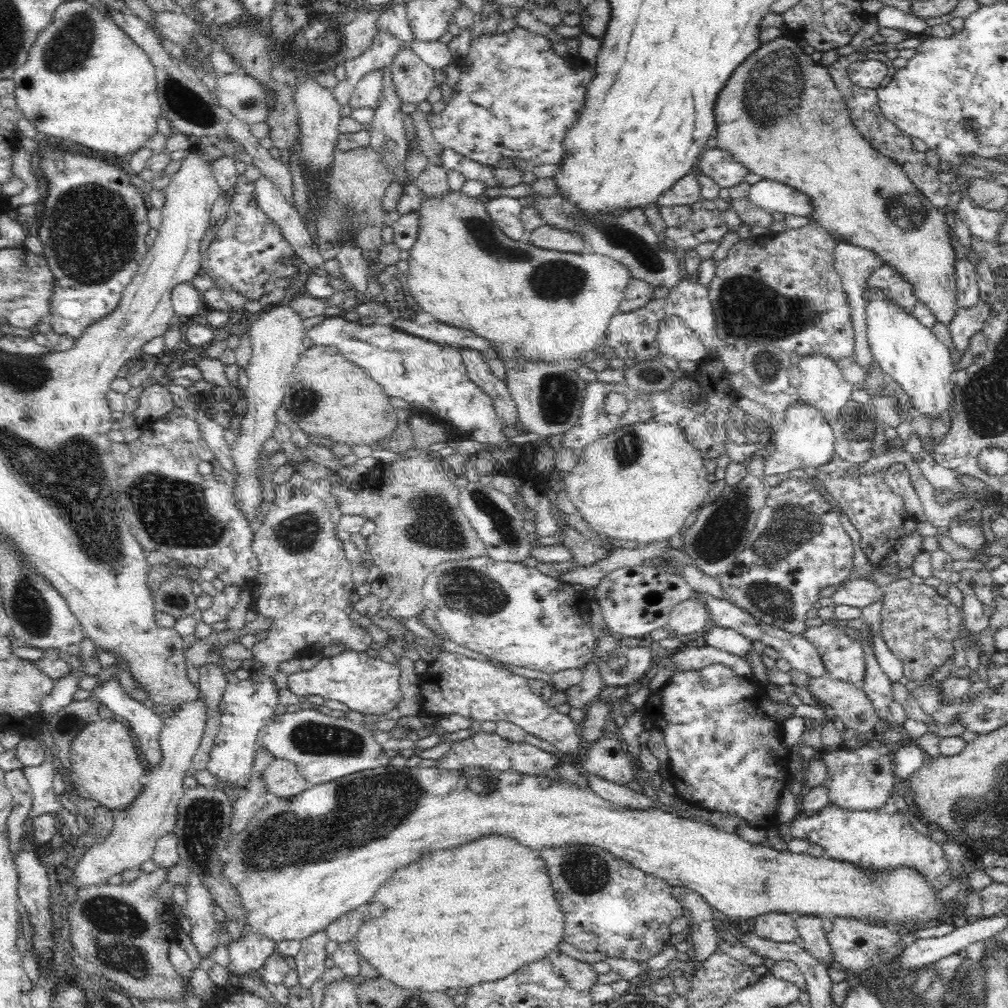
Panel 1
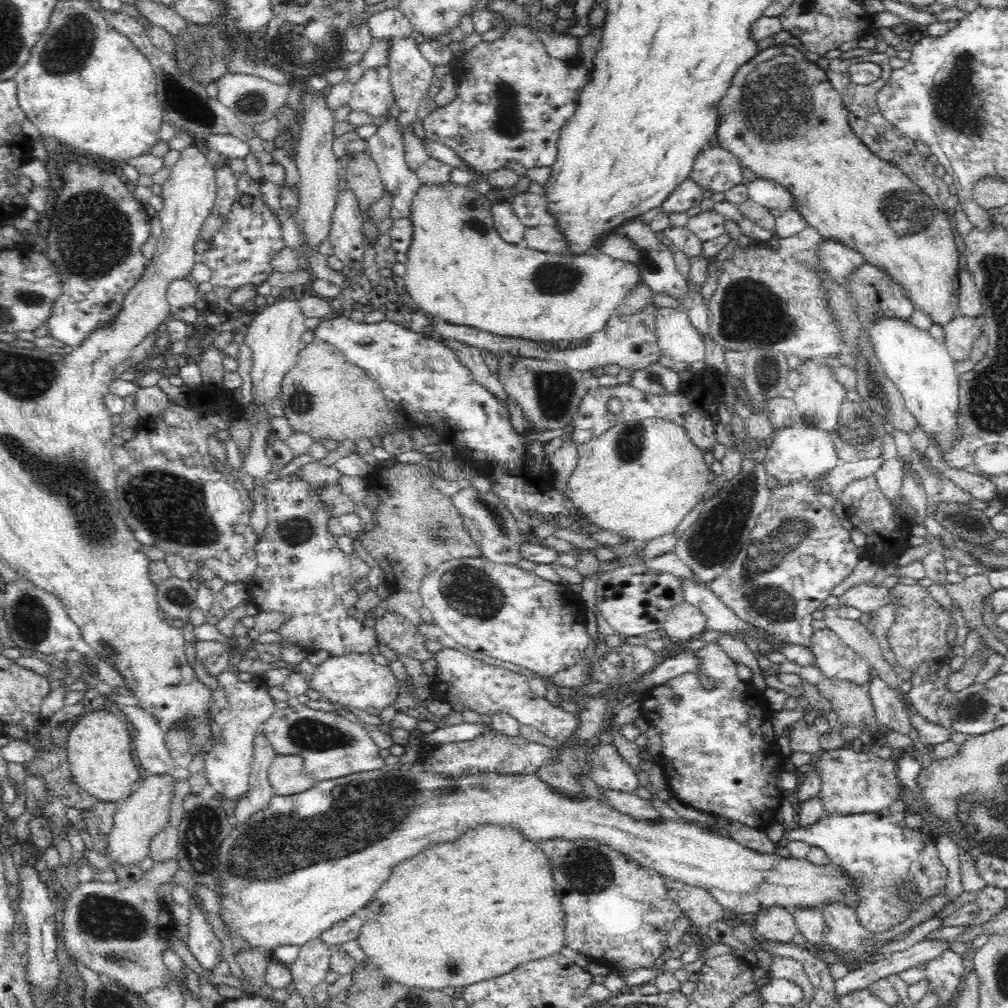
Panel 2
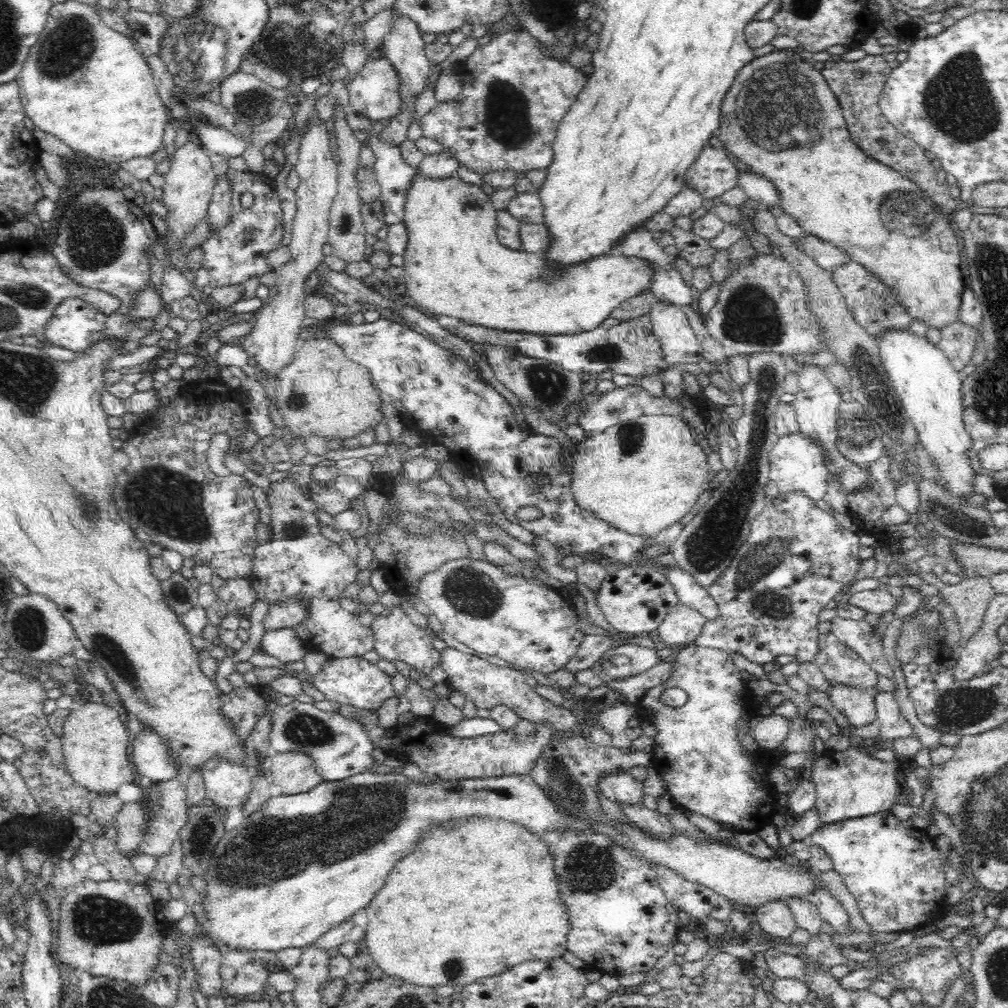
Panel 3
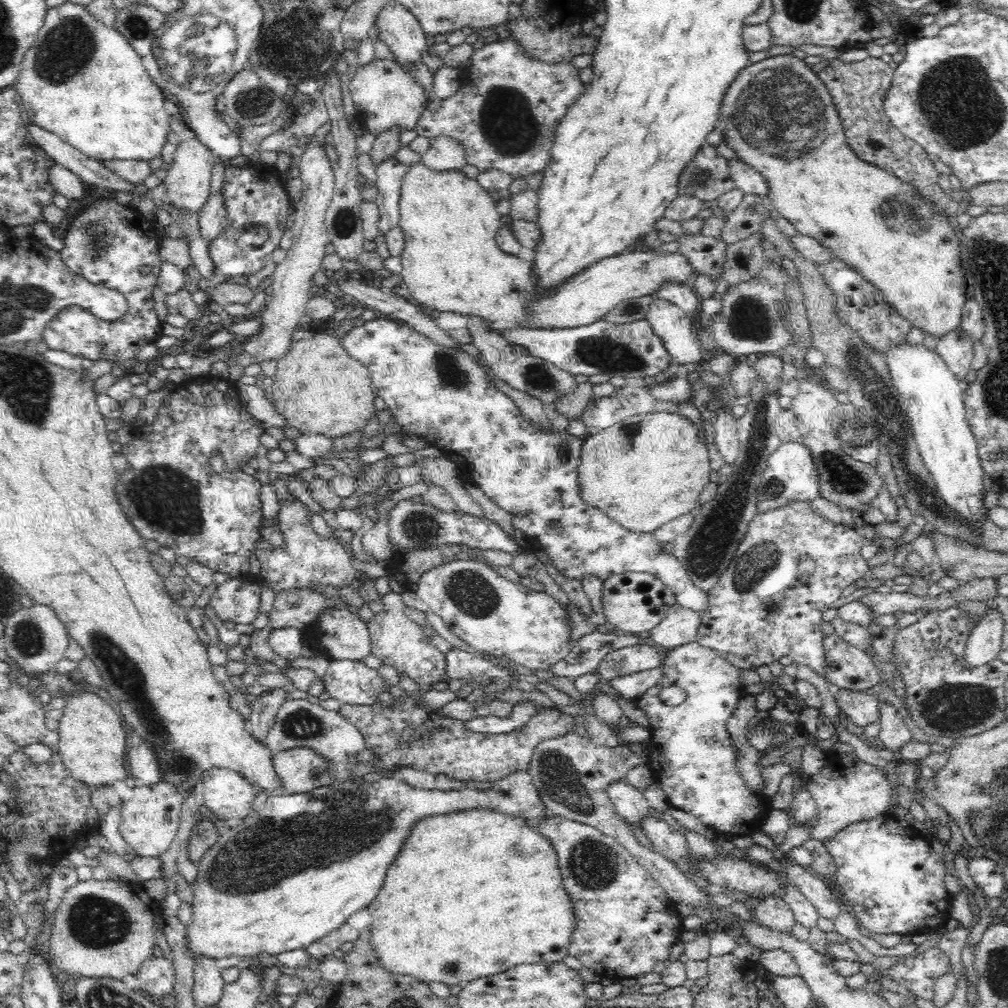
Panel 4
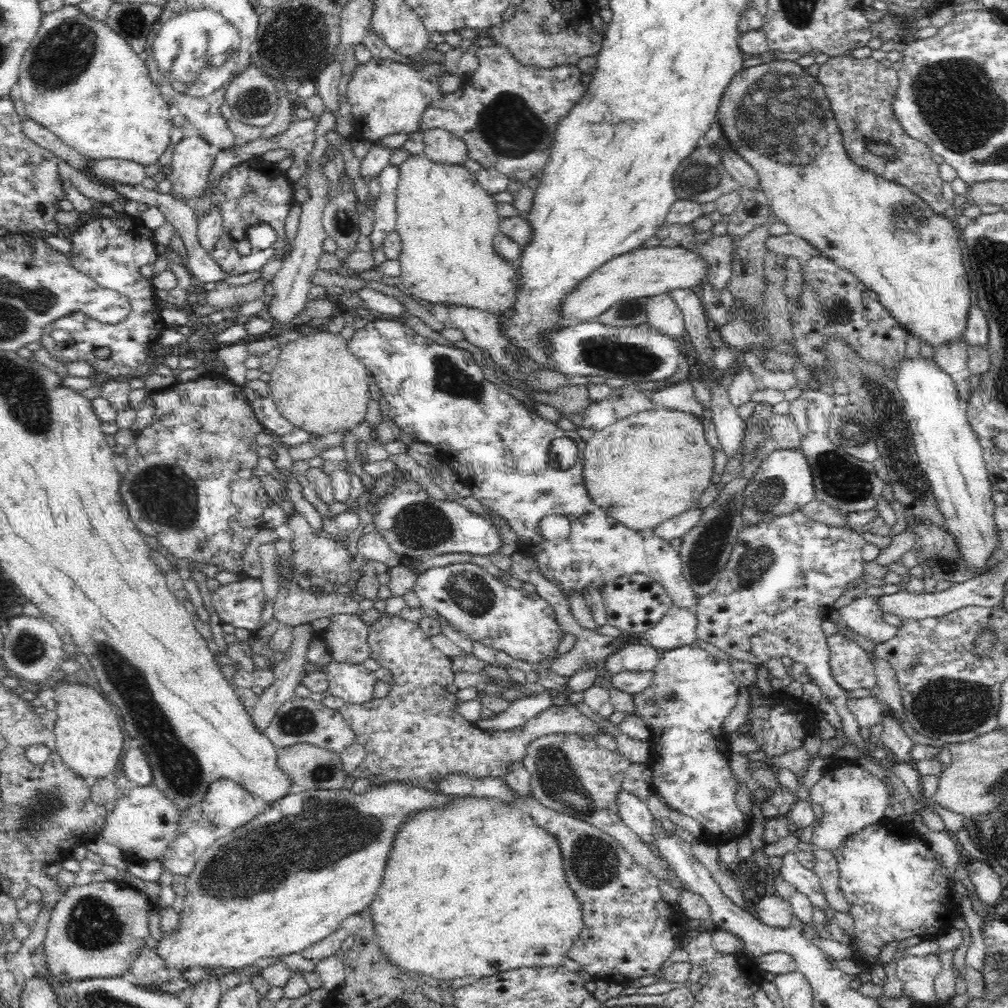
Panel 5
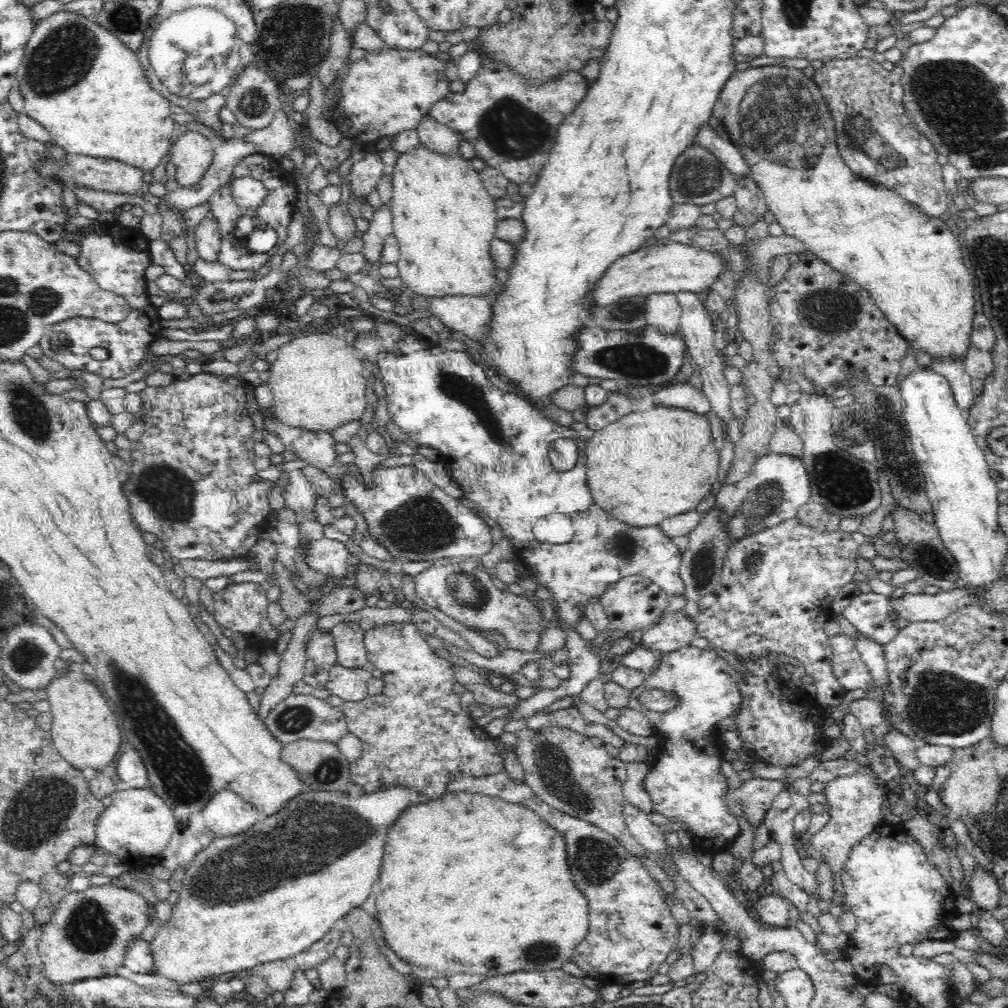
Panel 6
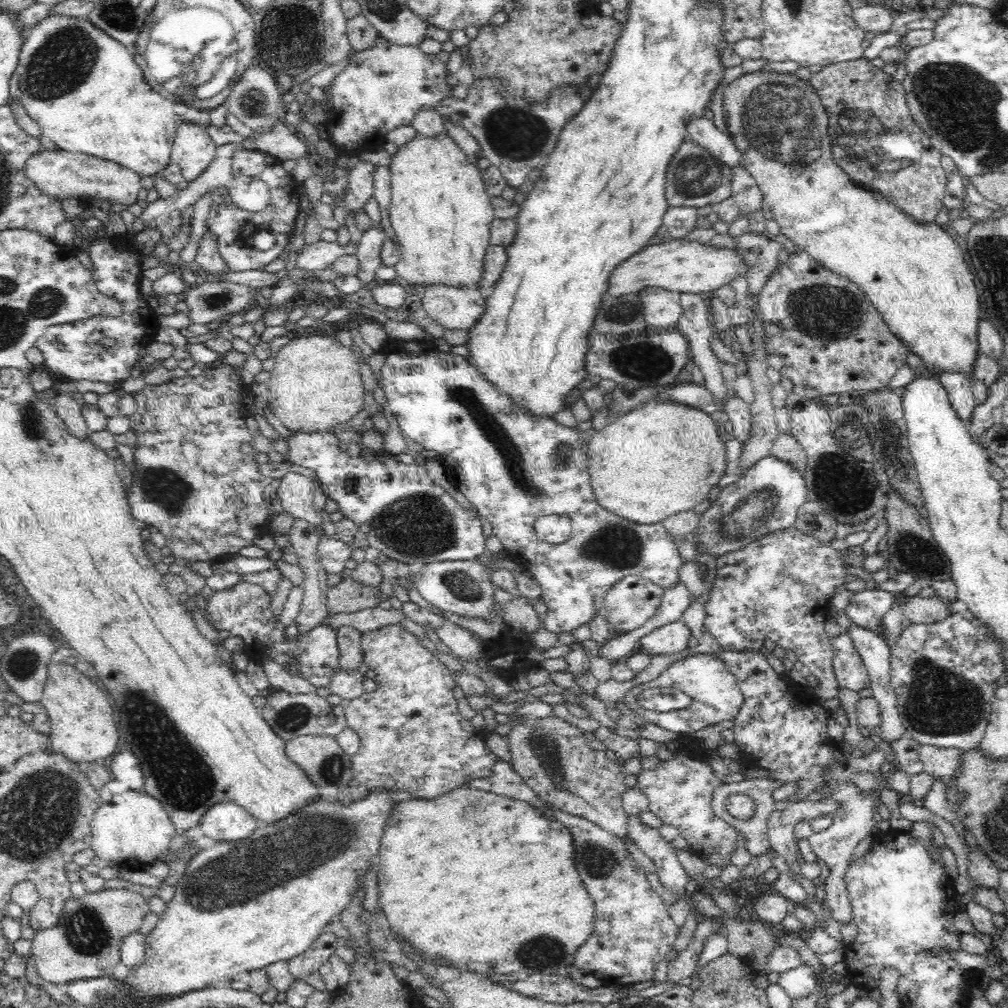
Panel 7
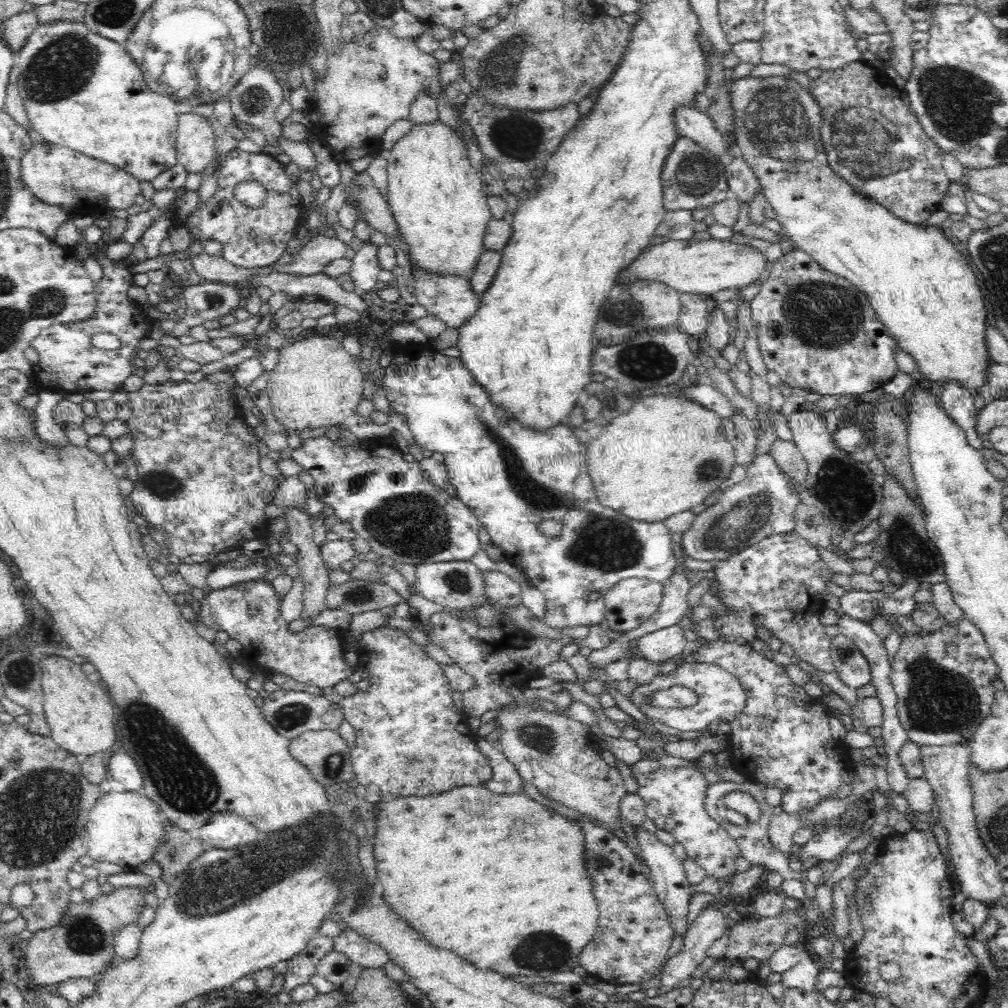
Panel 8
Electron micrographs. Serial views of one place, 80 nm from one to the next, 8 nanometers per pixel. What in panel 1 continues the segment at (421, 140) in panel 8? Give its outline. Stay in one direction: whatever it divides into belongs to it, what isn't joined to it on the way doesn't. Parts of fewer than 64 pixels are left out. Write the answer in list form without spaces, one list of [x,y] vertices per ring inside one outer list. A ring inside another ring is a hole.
[[[451,190],[442,197],[425,197],[420,206],[418,239],[409,250],[409,270],[403,276],[409,291],[413,295],[415,303],[420,307],[419,311],[430,313],[435,320],[469,330],[482,338],[485,338],[491,344],[490,351],[495,352],[495,356],[500,360],[555,360],[555,362],[564,361],[571,367],[577,367],[584,354],[592,352],[596,346],[604,342],[604,334],[608,330],[611,318],[619,313],[619,306],[622,303],[628,281],[632,278],[630,271],[623,264],[609,256],[602,256],[596,253],[584,254],[573,252],[560,252],[559,250],[548,250],[527,242],[526,235],[522,240],[511,240],[504,232],[494,224],[492,218],[488,215],[485,207],[485,198],[466,196],[462,190],[451,192]]]

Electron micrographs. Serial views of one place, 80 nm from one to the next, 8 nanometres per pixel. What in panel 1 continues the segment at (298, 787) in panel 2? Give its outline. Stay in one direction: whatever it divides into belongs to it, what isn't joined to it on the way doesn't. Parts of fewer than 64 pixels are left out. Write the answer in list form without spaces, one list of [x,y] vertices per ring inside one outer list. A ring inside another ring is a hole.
[[[276,758],[267,765],[268,768],[262,772],[262,779],[271,797],[292,798],[310,787],[293,762]]]

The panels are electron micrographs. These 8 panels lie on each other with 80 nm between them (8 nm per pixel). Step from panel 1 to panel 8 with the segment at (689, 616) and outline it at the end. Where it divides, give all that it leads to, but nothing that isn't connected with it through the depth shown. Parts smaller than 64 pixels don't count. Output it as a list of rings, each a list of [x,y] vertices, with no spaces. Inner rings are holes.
[[[678,624],[642,636],[634,644],[634,650],[644,659],[658,665],[681,655],[686,648],[684,628]]]

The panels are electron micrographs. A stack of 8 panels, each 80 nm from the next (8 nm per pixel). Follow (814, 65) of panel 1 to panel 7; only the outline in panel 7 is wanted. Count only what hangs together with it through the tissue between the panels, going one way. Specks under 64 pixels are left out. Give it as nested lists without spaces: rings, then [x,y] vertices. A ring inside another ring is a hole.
[[[768,69],[756,70],[752,73],[743,73],[736,80],[724,87],[722,92],[722,112],[724,112],[727,124],[727,132],[731,135],[734,145],[741,153],[744,169],[754,178],[756,185],[763,193],[763,204],[766,204],[774,219],[778,222],[781,234],[786,235],[798,248],[808,252],[812,258],[822,263],[824,267],[832,272],[844,276],[854,283],[868,296],[870,303],[878,309],[890,331],[908,347],[910,353],[918,355],[924,360],[924,368],[932,372],[933,376],[939,376],[944,371],[960,371],[966,373],[970,379],[971,368],[979,352],[978,348],[978,321],[980,320],[980,303],[978,292],[974,284],[974,274],[966,265],[964,253],[958,242],[943,229],[943,226],[935,221],[928,224],[917,222],[912,216],[905,214],[896,205],[889,202],[880,192],[873,192],[862,188],[850,179],[850,176],[835,162],[833,156],[833,145],[828,138],[828,113],[822,104],[820,95],[812,87],[812,83],[800,79],[794,73],[777,73]]]

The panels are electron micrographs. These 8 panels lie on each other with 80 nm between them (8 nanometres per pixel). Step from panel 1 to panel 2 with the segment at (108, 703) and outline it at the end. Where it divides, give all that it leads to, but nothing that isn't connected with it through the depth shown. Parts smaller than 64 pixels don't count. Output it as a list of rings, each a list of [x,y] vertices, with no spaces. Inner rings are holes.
[[[114,694],[110,696],[110,702],[128,715],[131,727],[131,738],[134,741],[134,756],[147,776],[160,776],[170,774],[176,780],[188,779],[189,770],[181,768],[175,763],[164,740],[164,728],[158,719],[152,714],[140,709],[138,706],[126,706],[118,704]]]

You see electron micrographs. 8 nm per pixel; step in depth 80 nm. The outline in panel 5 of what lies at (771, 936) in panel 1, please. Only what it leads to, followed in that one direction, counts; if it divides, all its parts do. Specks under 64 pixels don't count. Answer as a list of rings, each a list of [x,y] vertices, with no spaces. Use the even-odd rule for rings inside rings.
[[[776,894],[760,897],[760,900],[751,906],[751,910],[756,913],[759,922],[771,928],[786,929],[791,927],[792,905]]]

